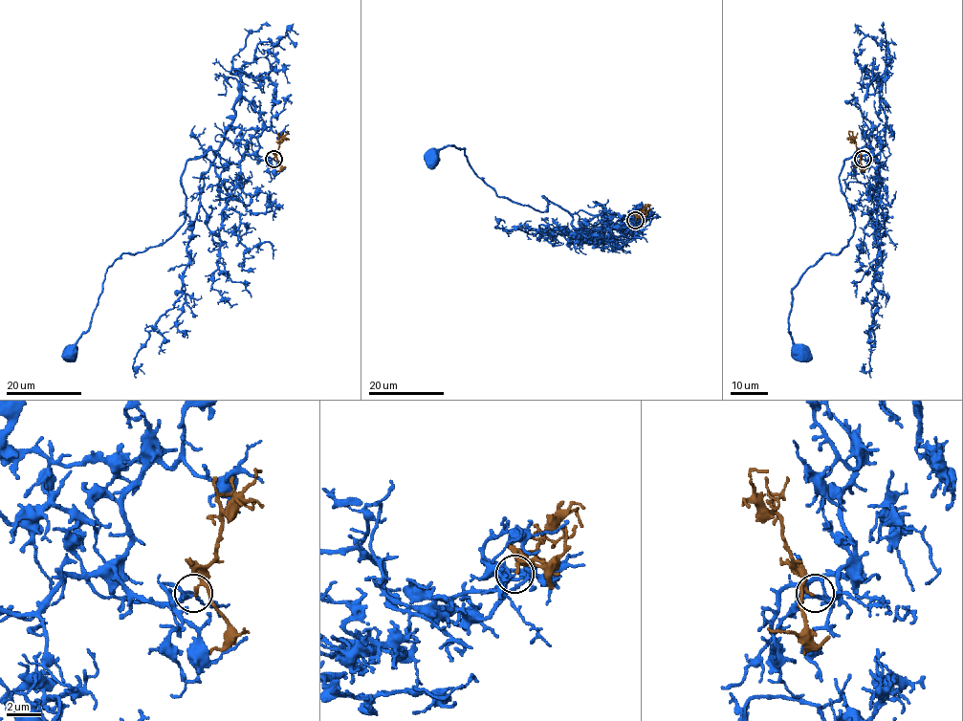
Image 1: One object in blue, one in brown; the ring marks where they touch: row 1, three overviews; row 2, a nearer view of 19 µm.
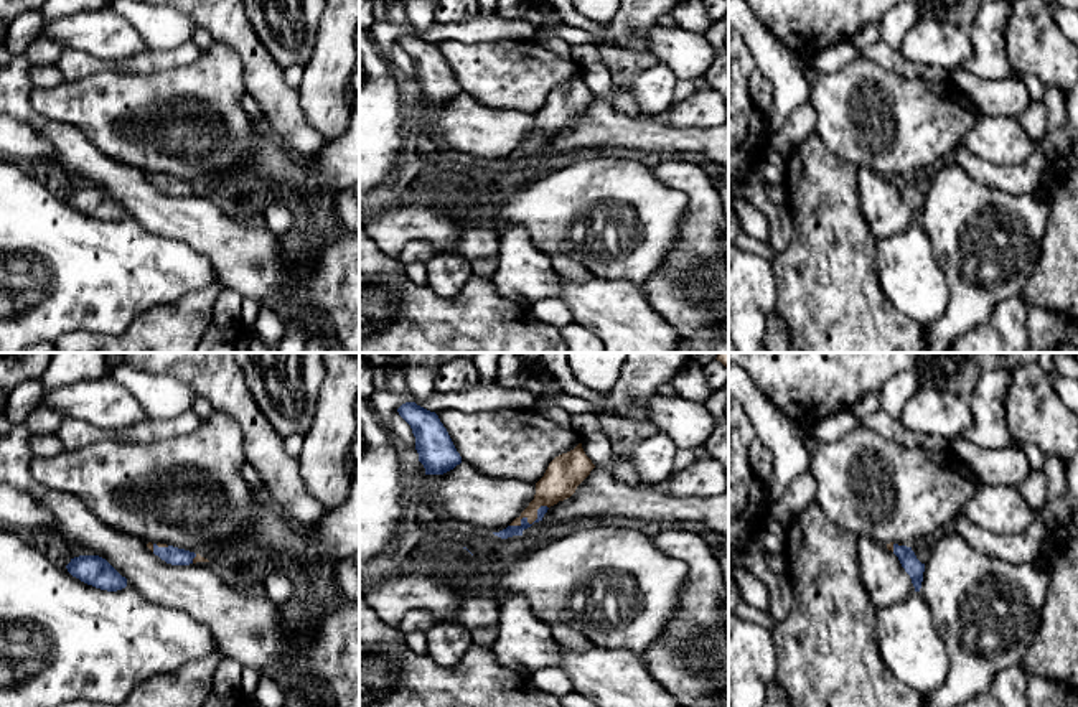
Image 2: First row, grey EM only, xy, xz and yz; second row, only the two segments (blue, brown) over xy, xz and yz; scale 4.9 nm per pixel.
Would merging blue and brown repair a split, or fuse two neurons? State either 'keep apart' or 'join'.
join

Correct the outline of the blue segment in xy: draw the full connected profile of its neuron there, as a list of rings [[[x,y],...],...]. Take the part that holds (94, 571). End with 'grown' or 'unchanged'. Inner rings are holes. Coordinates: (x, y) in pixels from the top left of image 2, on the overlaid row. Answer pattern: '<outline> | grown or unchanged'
[[[99,555],[74,557],[66,569],[73,577],[101,590],[117,592],[127,587],[127,578]]] | unchanged

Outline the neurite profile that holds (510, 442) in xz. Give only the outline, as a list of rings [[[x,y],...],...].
[[[536,410],[437,414],[463,463],[494,478],[537,483],[549,463],[582,443],[570,427],[559,427]]]

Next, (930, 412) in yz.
[[[920,386],[905,404],[898,420],[915,435],[953,438],[964,435],[974,422],[974,414],[969,402],[956,392]]]

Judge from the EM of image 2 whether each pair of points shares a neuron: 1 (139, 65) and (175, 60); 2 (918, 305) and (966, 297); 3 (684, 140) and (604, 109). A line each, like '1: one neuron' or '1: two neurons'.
1: one neuron
2: two neurons
3: one neuron

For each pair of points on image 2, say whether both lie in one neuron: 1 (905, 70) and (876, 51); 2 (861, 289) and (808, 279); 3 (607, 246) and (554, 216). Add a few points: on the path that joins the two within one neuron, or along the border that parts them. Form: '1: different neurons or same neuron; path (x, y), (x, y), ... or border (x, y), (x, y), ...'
1: same neuron; path (899, 65), (882, 53)
2: same neuron; path (848, 289), (831, 289), (821, 279)
3: same neuron; path (607, 228), (592, 210), (572, 210)

